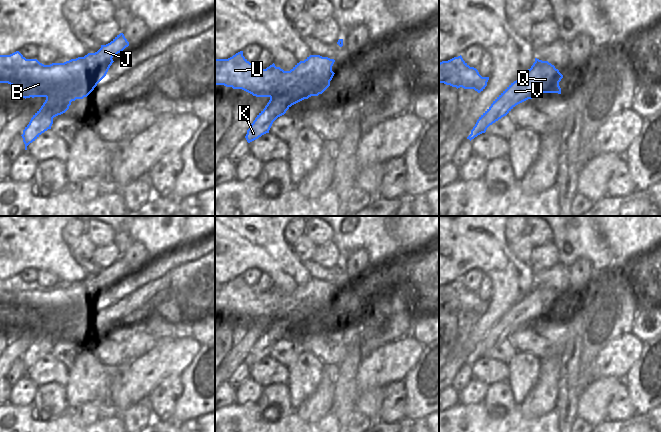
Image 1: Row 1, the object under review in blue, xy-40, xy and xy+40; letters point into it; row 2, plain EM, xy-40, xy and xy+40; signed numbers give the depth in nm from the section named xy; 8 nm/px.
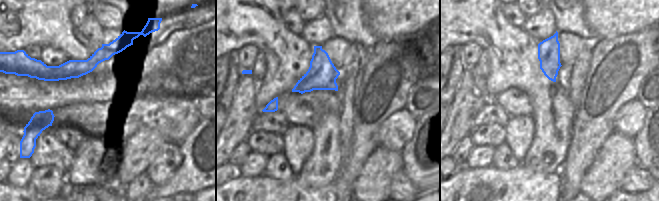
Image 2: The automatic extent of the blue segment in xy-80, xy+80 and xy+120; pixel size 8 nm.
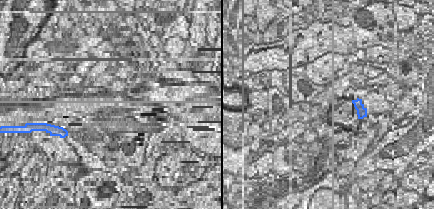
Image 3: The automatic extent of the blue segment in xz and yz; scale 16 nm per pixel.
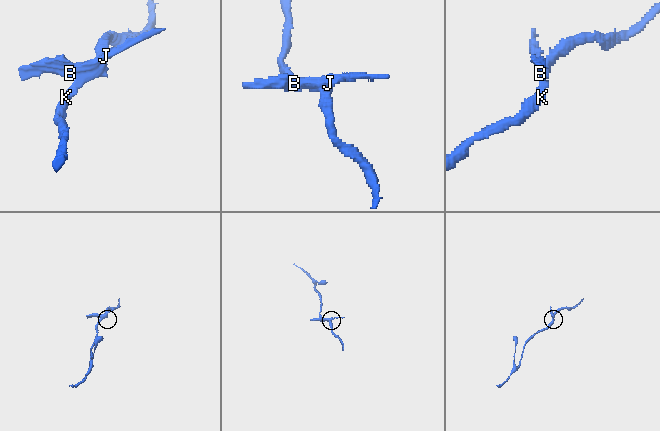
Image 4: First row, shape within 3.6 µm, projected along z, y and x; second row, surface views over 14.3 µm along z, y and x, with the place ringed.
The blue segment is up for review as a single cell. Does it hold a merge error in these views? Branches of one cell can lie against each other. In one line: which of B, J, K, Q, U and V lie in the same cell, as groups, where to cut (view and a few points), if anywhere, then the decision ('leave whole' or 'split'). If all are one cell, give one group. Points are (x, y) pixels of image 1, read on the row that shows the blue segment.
groups B J U / K Q V; cut xy (332, 71), (321, 78), (304, 77), (270, 98); split

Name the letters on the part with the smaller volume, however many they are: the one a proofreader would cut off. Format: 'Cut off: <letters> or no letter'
Cut off: B, J, U.

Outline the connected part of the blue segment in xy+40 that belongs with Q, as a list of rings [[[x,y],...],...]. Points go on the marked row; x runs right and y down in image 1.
[[[535,61],[531,68],[511,83],[479,117],[467,139],[471,141],[485,133],[490,125],[506,116],[516,105],[540,93],[561,94],[559,82],[562,78],[559,70],[548,61]]]

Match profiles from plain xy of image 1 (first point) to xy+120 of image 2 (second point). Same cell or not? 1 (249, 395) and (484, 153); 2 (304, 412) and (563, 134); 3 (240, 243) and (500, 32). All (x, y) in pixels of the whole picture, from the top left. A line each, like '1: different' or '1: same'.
1: same
2: same
3: same

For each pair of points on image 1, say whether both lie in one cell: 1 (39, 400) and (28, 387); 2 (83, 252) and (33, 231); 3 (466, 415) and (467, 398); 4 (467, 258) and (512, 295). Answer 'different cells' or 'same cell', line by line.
1: different cells
2: different cells
3: different cells
4: same cell

